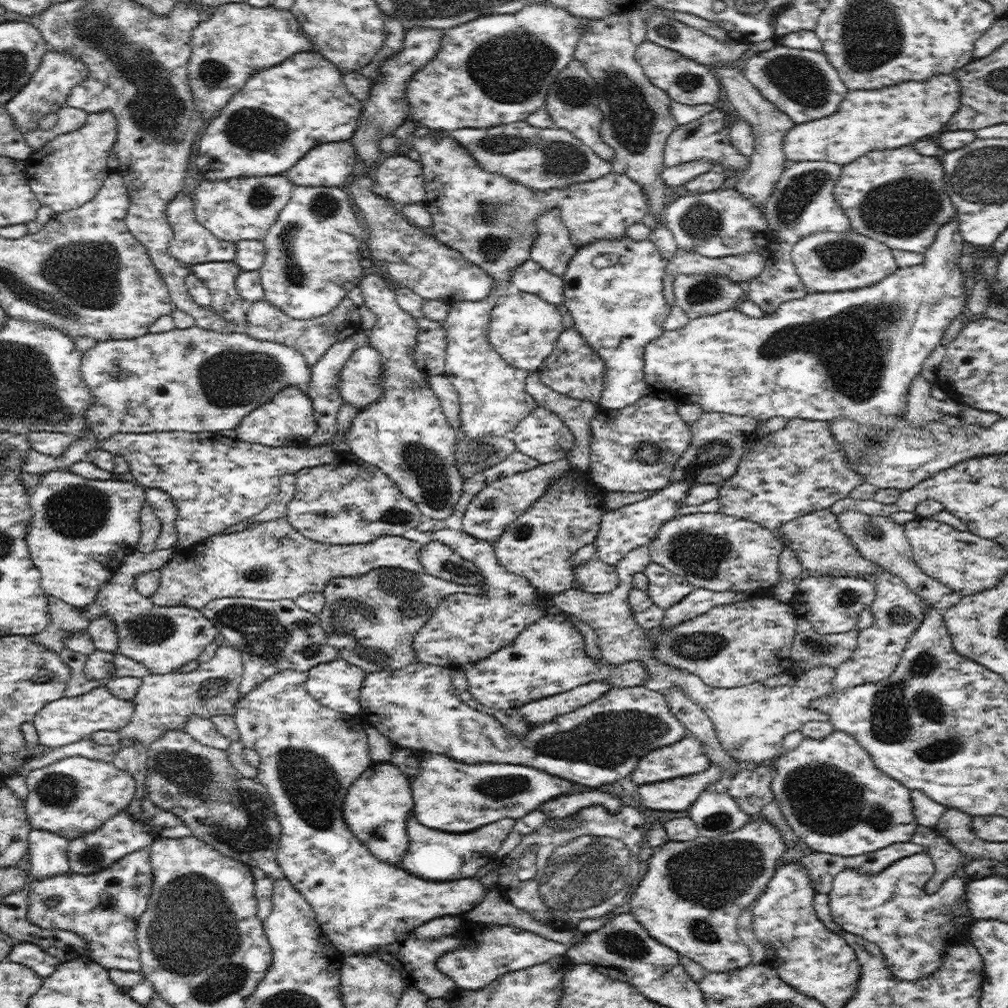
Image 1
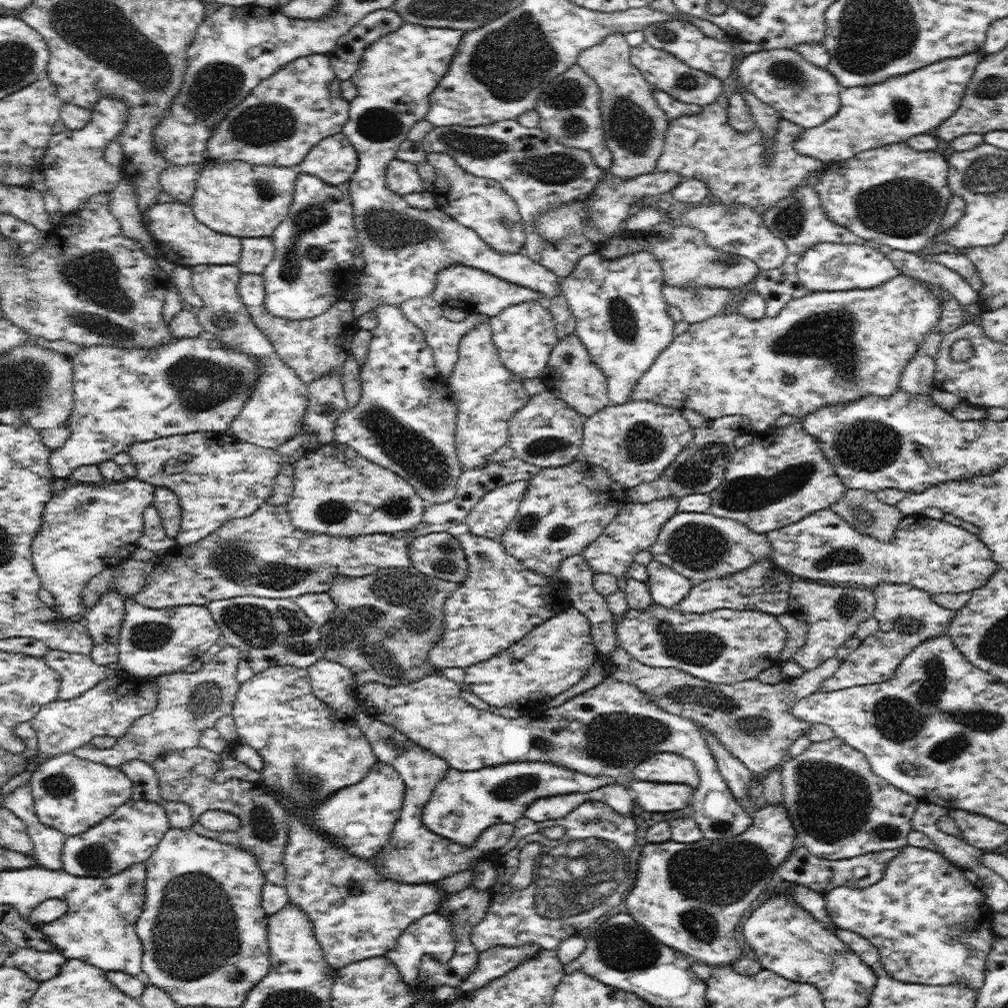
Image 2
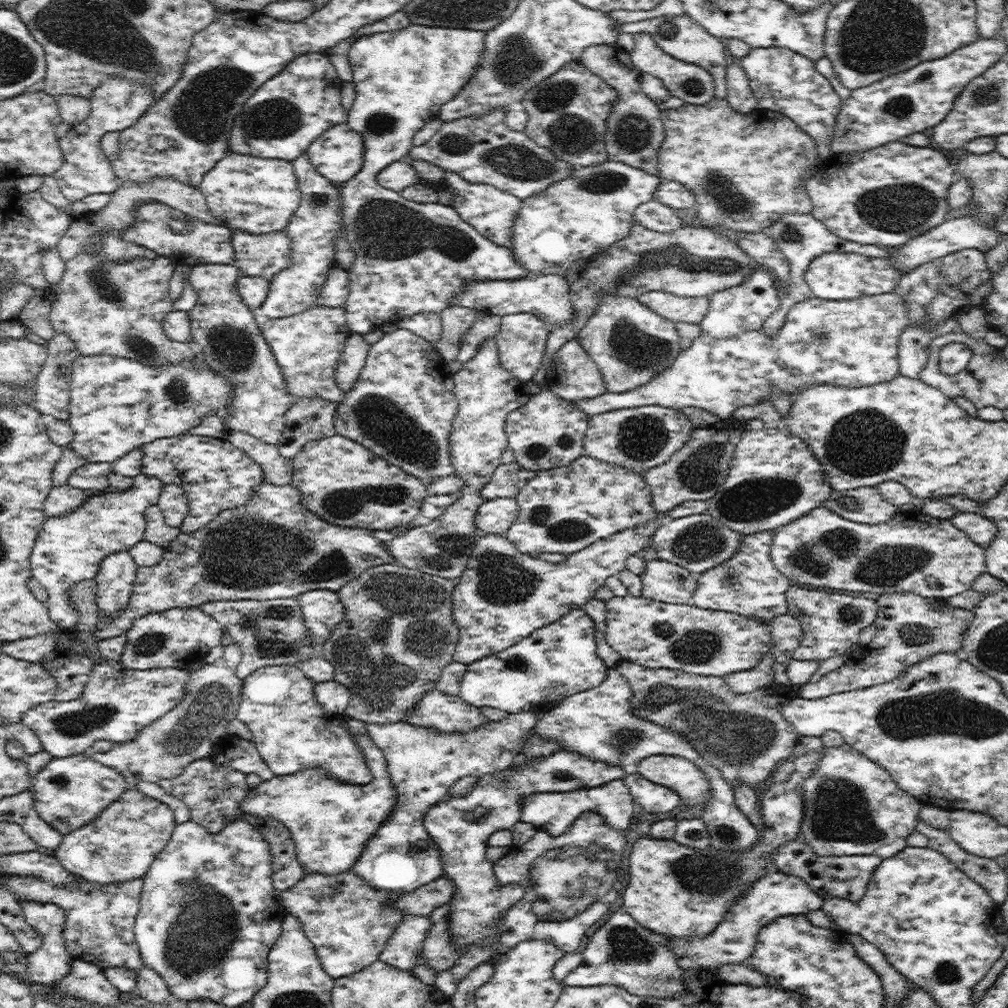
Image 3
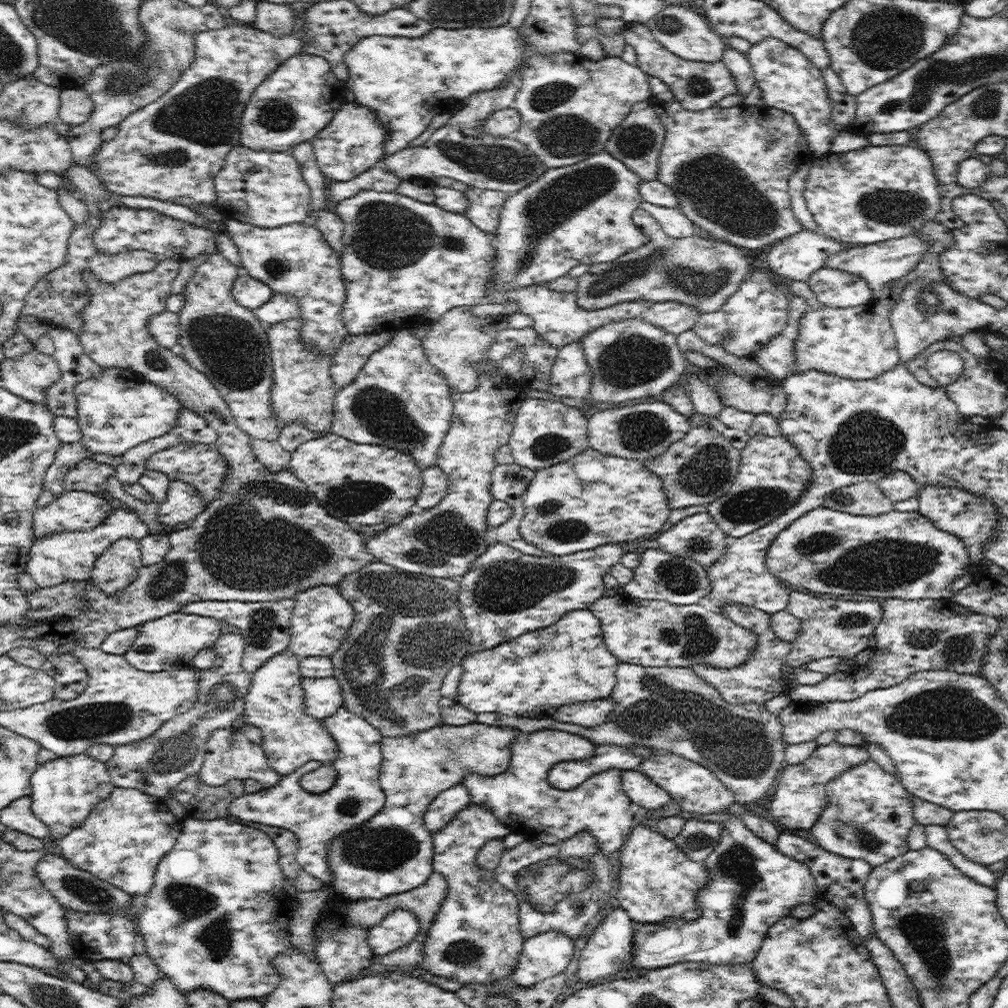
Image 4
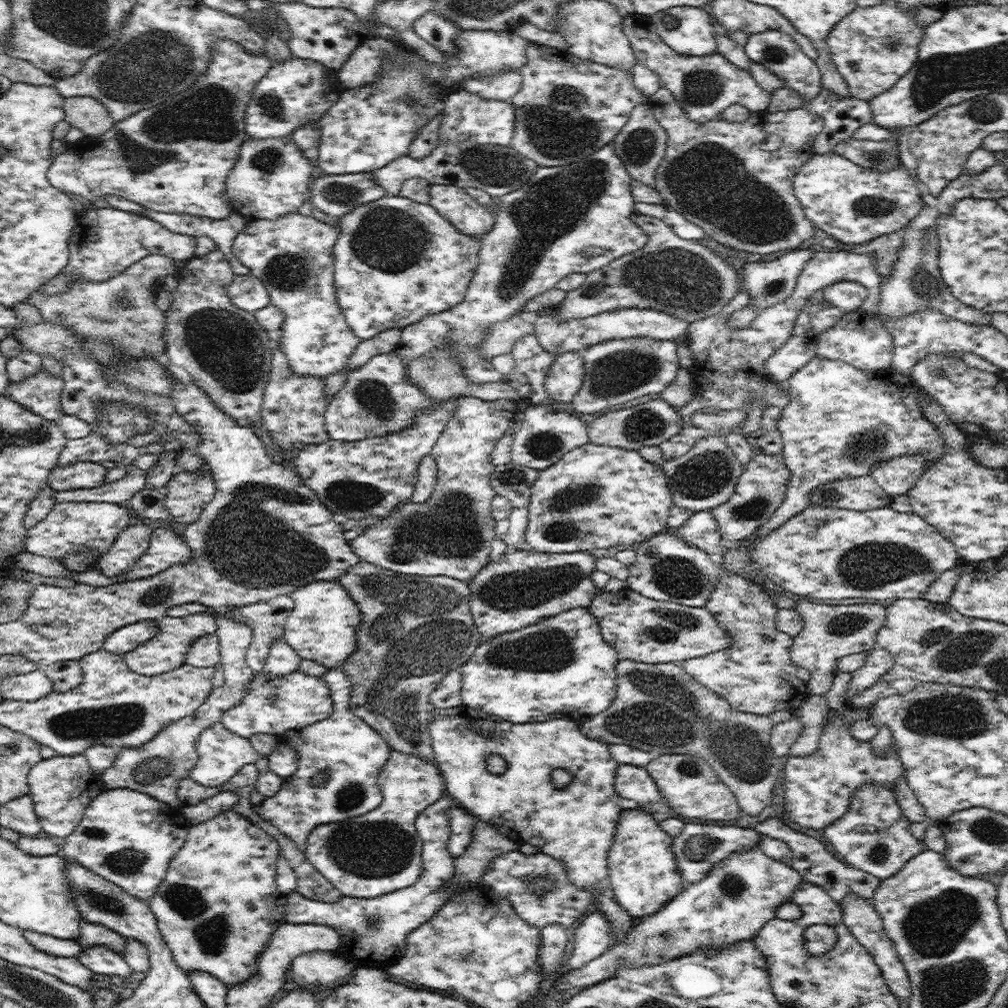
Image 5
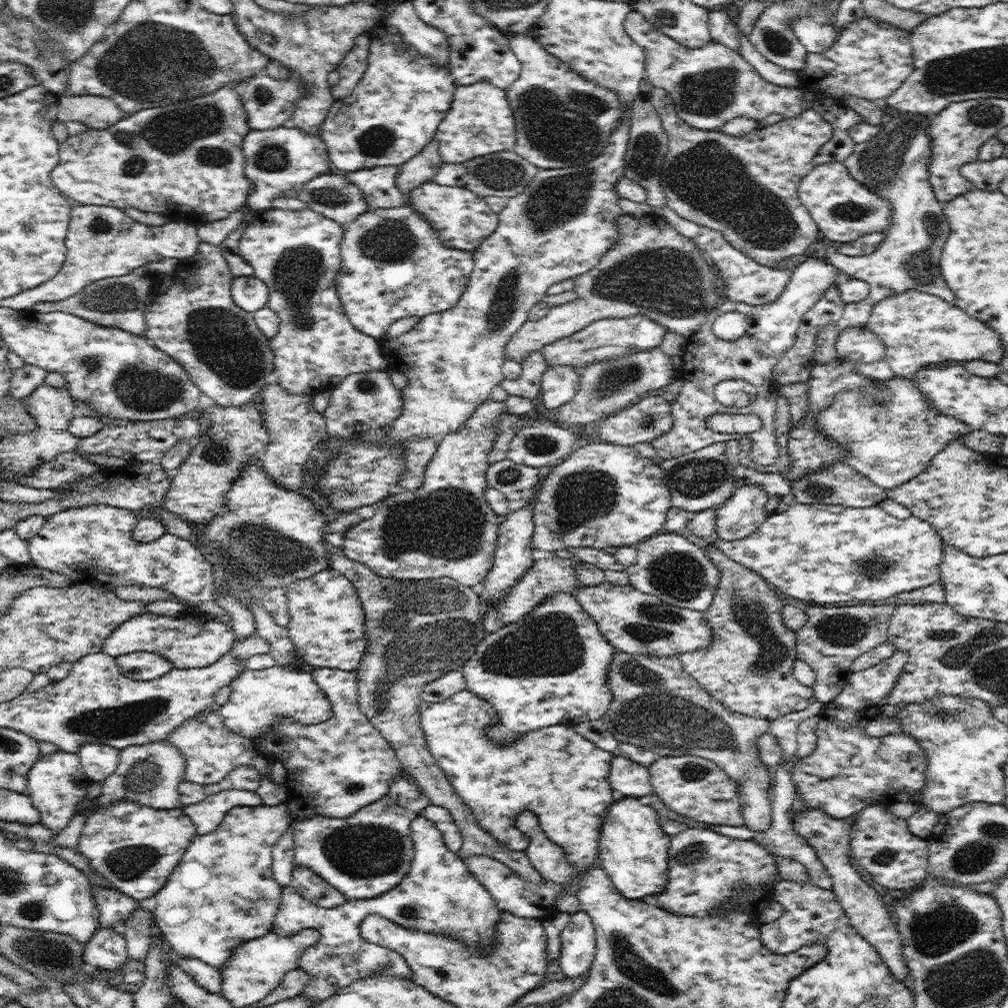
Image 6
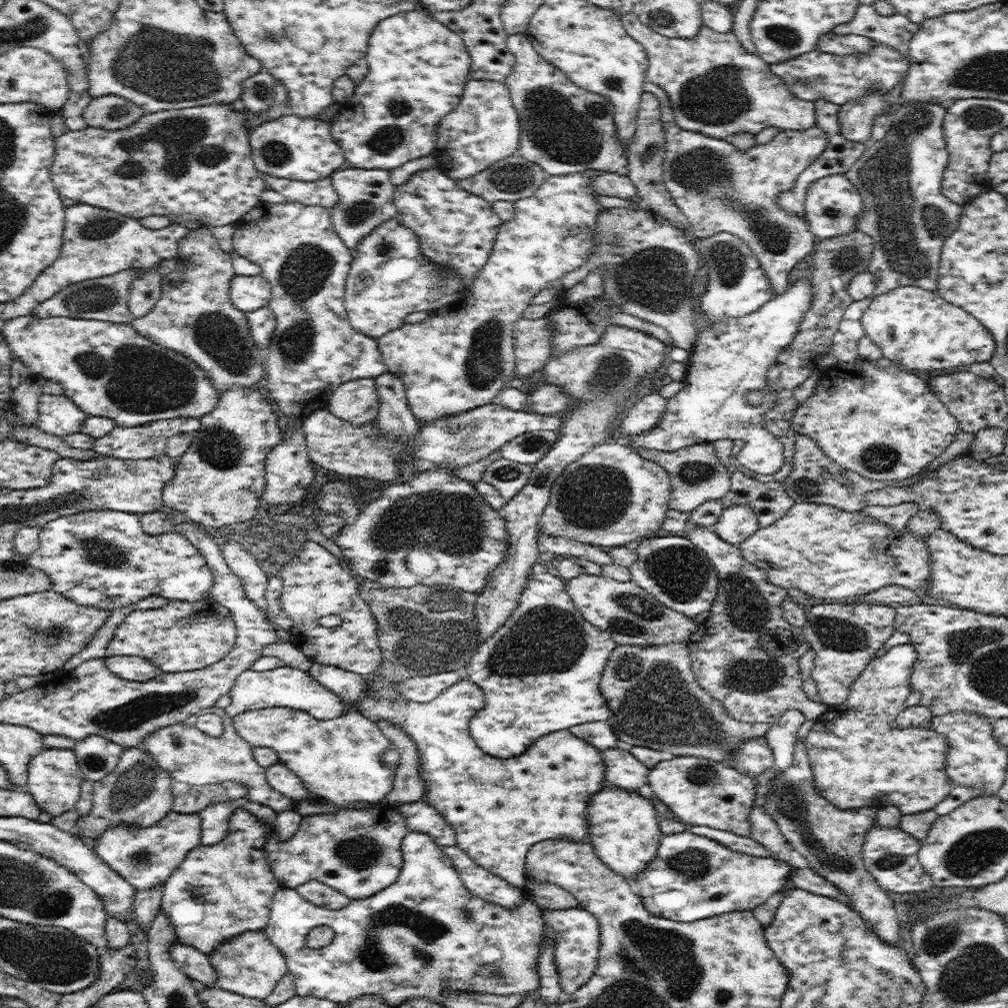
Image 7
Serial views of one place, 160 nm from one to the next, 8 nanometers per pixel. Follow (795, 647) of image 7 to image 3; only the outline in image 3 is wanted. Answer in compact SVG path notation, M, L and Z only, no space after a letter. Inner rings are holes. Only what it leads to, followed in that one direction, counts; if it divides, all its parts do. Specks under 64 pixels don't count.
M770 650L752 670L741 670L725 674L723 679L734 694L750 694L760 690L760 688L775 685L773 664L773 652Z

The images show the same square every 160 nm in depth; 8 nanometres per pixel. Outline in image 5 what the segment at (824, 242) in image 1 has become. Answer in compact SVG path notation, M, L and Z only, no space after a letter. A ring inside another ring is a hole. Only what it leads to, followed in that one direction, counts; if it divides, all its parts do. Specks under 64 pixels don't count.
M842 281L824 289L826 303L832 303L844 313L850 313L858 310L864 305L868 290L858 282Z

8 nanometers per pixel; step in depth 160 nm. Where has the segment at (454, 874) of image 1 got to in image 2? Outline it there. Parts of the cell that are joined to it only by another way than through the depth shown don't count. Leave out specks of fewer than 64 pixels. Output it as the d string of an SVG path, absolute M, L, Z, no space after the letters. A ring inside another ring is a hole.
M366 712L354 714L358 727L368 739L370 747L377 761L394 767L405 784L405 798L400 816L394 825L389 841L372 858L378 874L388 880L397 880L406 884L432 883L449 877L456 872L471 869L474 864L492 859L512 836L513 823L501 823L486 828L472 846L462 846L452 842L449 838L434 834L423 823L423 808L430 801L432 791L446 776L450 768L448 762L434 756L428 750L410 742L400 730L388 726L381 720L372 718Z

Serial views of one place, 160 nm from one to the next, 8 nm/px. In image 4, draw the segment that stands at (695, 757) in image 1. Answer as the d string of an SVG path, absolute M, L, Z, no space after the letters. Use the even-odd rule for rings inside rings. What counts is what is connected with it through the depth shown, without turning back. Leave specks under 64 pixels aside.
M657 752L649 760L642 760L638 770L647 774L657 786L666 790L676 808L683 810L684 813L712 814L713 812L722 812L736 802L734 794L726 789L726 786L710 769L678 755Z

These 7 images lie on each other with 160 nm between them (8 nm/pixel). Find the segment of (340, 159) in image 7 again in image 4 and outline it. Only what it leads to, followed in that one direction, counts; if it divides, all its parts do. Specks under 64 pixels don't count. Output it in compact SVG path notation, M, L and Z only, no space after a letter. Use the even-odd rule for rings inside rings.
M242 144L235 146L227 154L222 170L214 177L214 186L216 191L214 204L218 212L224 214L226 220L273 229L285 224L305 222L311 210L310 187L302 176L301 166L296 157L287 151L254 150Z

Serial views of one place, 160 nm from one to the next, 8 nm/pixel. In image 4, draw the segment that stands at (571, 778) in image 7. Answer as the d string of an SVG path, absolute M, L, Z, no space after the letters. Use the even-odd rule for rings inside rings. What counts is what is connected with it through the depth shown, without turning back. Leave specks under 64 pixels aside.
M538 730L538 732L520 732L512 744L512 763L502 774L486 776L478 773L466 773L461 783L468 789L470 801L474 804L485 804L497 816L511 833L525 836L527 840L541 839L546 845L559 844L572 838L579 832L589 832L605 854L620 850L627 836L633 829L634 815L630 811L630 798L624 793L621 783L621 771L608 769L590 775L580 786L572 790L556 790L550 786L548 773L558 762L590 759L594 754L595 744L578 734L569 734L564 730Z

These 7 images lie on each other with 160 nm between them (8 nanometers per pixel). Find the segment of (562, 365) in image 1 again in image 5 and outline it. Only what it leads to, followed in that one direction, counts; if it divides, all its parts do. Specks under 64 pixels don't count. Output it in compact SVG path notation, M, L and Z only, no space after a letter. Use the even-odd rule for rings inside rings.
M581 352L555 355L546 375L546 393L549 402L563 405L569 403L580 391L585 378Z

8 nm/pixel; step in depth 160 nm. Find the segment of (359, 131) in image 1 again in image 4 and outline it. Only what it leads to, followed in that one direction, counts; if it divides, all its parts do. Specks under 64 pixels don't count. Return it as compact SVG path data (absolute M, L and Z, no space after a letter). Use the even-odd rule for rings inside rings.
M506 26L497 27L468 27L459 29L445 29L442 27L433 28L426 36L422 38L408 38L404 36L382 36L376 34L374 36L361 38L361 40L345 54L345 63L349 72L348 78L345 80L347 88L349 88L355 96L355 101L365 106L367 109L373 110L379 121L385 126L387 133L387 139L385 140L385 158L402 150L409 146L415 138L418 138L422 132L426 130L426 127L430 124L430 121L443 112L451 113L455 106L463 103L471 94L492 90L499 86L499 84L506 80L511 74L517 72L517 68L521 68L523 64L523 56L525 56L524 50L525 38L513 27L507 28ZM363 190L332 206L343 220L341 272L346 285L343 320L349 334L388 332L432 324L446 312L484 301L496 268L494 235L480 230L465 214L410 199L398 192Z

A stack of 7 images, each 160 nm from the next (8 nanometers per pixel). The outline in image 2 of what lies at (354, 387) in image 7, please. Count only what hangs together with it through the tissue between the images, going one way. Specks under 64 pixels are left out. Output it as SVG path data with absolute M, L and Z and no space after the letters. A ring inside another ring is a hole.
M379 302L379 304L372 309L376 318L378 318L377 327L371 331L372 338L367 350L366 362L361 366L360 371L360 383L361 383L361 395L359 401L349 409L347 408L336 419L334 425L335 439L341 442L343 445L350 446L359 452L364 458L383 466L384 468L393 470L399 477L407 480L415 489L416 492L423 498L426 507L430 505L437 505L454 498L456 483L458 477L462 474L462 465L460 464L455 445L454 431L456 430L457 410L458 403L445 382L445 378L440 376L437 366L435 365L434 353L432 348L428 346L422 330L410 323L406 316L400 311L400 307L393 306L392 304L386 304L385 302Z

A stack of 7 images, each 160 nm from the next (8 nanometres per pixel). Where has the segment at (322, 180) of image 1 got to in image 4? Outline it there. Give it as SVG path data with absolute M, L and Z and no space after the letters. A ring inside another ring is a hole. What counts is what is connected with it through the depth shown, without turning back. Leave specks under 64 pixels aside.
M346 101L340 110L332 117L330 124L323 128L311 141L314 154L317 158L318 166L328 182L342 181L346 182L356 178L372 168L374 165L379 164L385 158L385 140L389 134L385 126L379 121L377 114L360 103L354 101Z

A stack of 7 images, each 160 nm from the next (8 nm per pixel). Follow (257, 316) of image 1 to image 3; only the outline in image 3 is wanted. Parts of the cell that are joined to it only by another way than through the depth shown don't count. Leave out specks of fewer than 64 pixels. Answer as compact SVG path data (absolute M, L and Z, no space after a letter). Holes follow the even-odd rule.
M314 306L306 312L285 318L268 319L261 327L286 381L286 391L298 398L323 398L342 402L347 395L336 383L336 369L347 338L352 334L346 323L345 306Z

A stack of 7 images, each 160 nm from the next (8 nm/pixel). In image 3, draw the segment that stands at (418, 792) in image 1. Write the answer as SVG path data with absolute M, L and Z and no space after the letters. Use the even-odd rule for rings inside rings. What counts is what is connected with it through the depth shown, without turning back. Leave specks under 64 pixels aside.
M560 750L530 761L516 760L507 770L481 776L468 795L446 796L446 801L437 802L430 807L423 823L440 849L443 876L455 884L449 912L451 944L465 953L477 944L493 942L499 934L501 918L524 896L524 888L517 882L504 885L498 882L493 863L487 859L485 852L492 834L498 830L512 829L521 821L521 802L526 796L598 788L610 780L623 779L625 775L622 766L610 766L582 754Z

